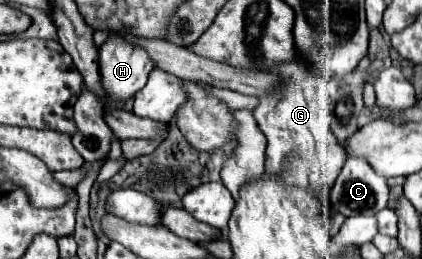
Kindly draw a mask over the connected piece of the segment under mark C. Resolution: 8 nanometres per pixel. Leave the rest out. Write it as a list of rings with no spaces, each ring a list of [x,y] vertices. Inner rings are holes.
[[[347,158],[333,190],[331,202],[343,216],[377,214],[387,206],[387,180],[377,176],[363,158]]]

